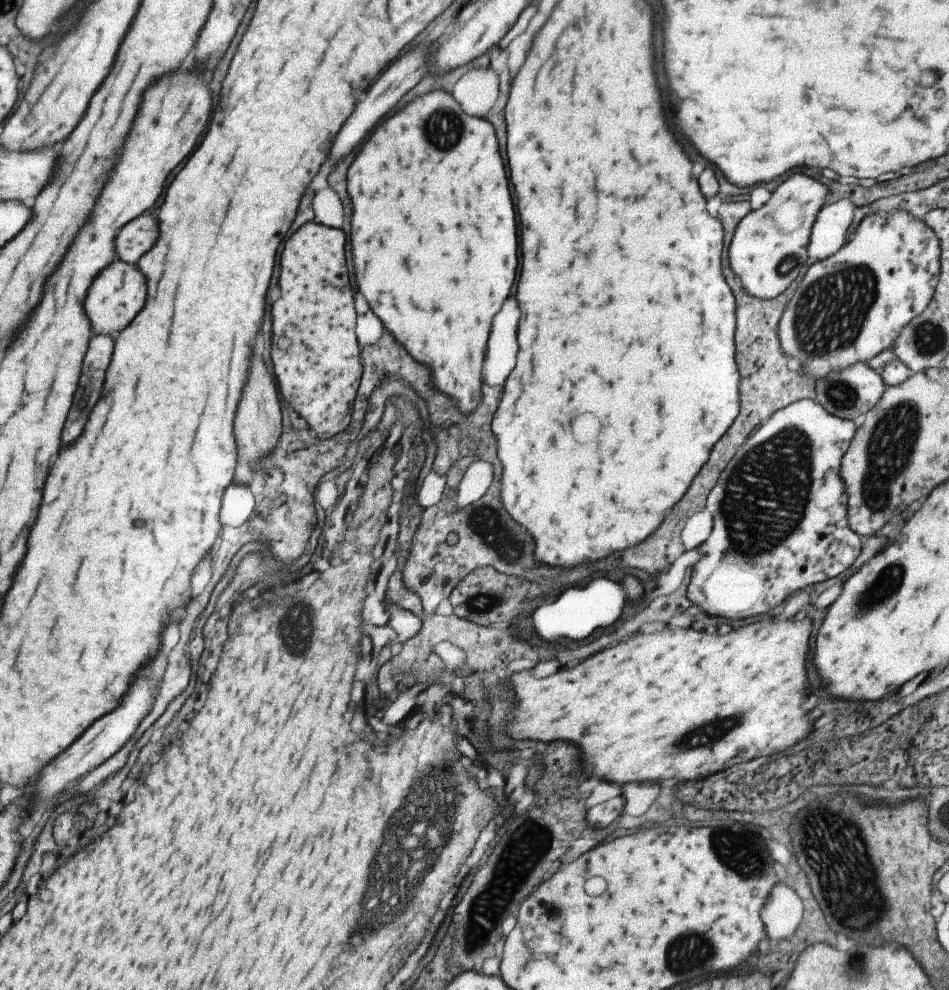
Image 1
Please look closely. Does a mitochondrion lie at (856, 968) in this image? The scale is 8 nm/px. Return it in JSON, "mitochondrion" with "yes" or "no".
{"mitochondrion":"yes"}

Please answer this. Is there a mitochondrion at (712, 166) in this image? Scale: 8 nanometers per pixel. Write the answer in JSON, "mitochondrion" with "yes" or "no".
{"mitochondrion":"no"}

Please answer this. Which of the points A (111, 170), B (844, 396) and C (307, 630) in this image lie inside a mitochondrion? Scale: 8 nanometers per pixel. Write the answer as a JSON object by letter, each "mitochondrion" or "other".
{"A":"other","B":"mitochondrion","C":"mitochondrion"}

